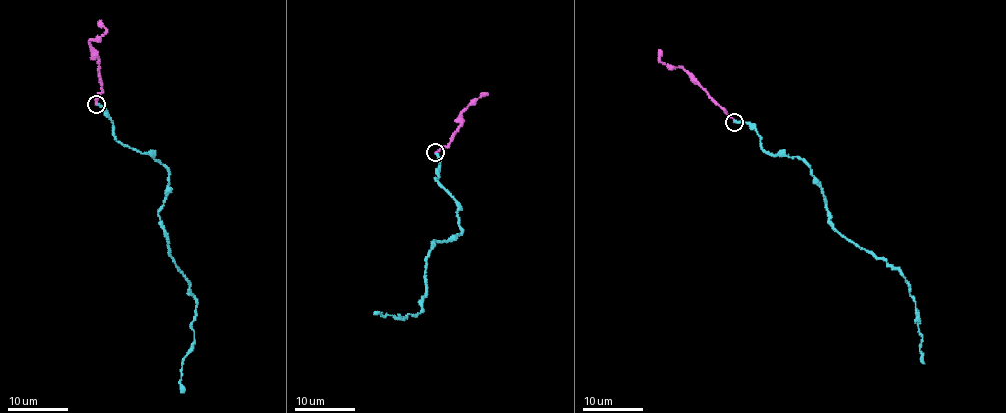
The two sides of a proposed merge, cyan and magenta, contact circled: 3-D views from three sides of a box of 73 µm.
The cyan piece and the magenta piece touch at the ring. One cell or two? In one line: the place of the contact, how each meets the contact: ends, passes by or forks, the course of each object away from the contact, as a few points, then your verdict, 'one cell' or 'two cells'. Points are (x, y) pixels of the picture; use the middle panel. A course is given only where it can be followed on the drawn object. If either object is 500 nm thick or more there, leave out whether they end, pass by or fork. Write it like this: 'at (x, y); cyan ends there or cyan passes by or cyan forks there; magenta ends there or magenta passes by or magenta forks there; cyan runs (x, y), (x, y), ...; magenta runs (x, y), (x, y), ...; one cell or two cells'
at (435, 152); cyan ends there; magenta ends there; cyan runs (435, 154), (439, 159), (435, 177), (456, 202), (460, 233), (432, 242), (418, 313), (406, 318), (376, 314); magenta runs (435, 152), (450, 142), (459, 128), (462, 112), (484, 94); one cell

